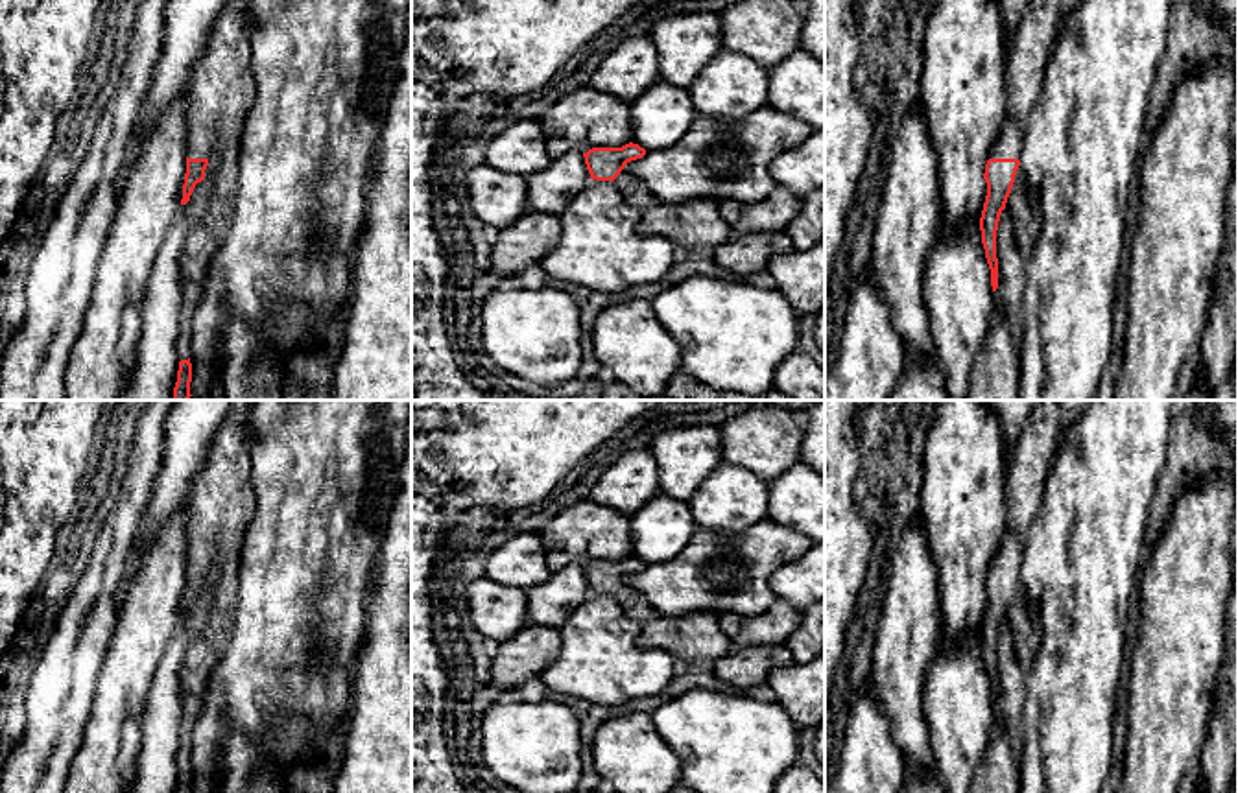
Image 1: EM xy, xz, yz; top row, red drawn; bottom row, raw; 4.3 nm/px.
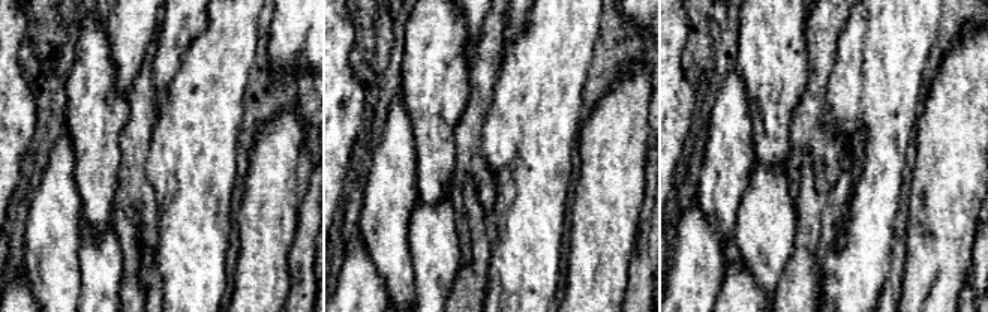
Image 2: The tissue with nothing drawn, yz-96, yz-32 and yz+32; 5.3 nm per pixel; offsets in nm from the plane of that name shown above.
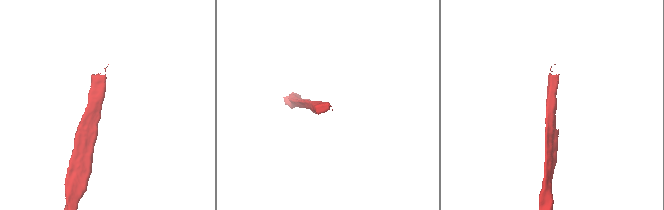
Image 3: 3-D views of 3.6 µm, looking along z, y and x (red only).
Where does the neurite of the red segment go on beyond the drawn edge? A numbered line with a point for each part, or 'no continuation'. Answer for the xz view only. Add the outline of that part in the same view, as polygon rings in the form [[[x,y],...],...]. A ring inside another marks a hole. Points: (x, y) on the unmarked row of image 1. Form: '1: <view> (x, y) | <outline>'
1: xz (637, 607) | [[[625,581],[613,594],[613,598],[622,605],[627,616],[640,625],[646,625],[648,621],[657,618],[657,610],[651,607],[651,603]]]

